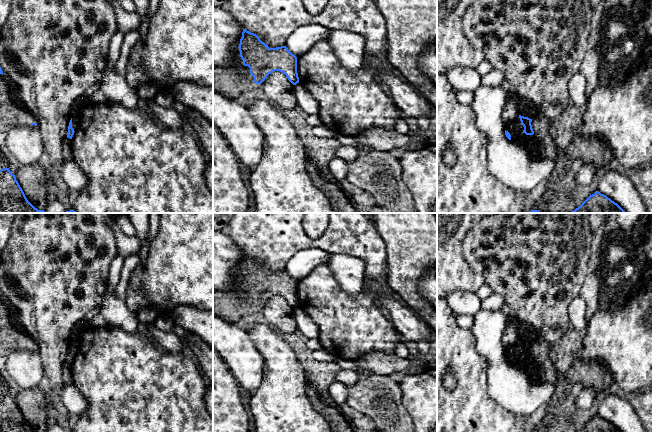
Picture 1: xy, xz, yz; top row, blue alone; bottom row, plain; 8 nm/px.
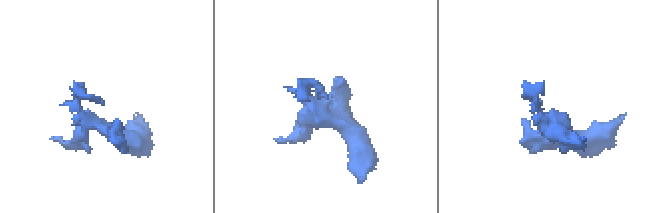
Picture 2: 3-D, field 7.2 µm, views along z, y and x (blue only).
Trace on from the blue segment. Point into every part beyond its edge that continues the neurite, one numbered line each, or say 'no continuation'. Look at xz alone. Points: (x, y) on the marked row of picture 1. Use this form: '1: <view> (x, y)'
1: xz (230, 82)

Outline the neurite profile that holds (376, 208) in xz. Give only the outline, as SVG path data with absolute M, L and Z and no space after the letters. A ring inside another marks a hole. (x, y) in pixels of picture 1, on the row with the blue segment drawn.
M377 204L374 206L365 208L363 211L365 211L366 213L396 213Z

